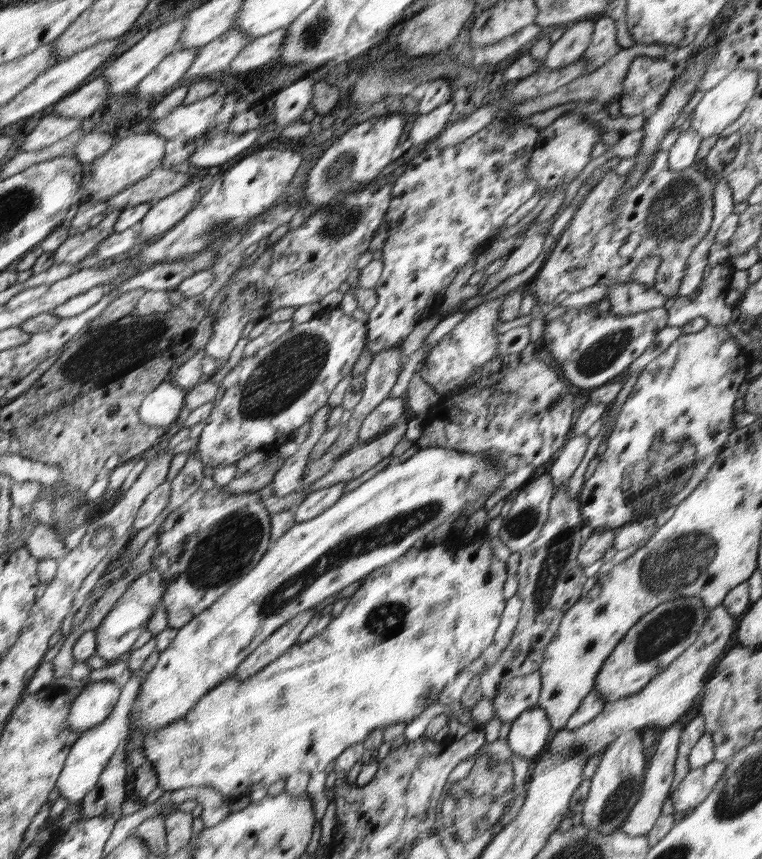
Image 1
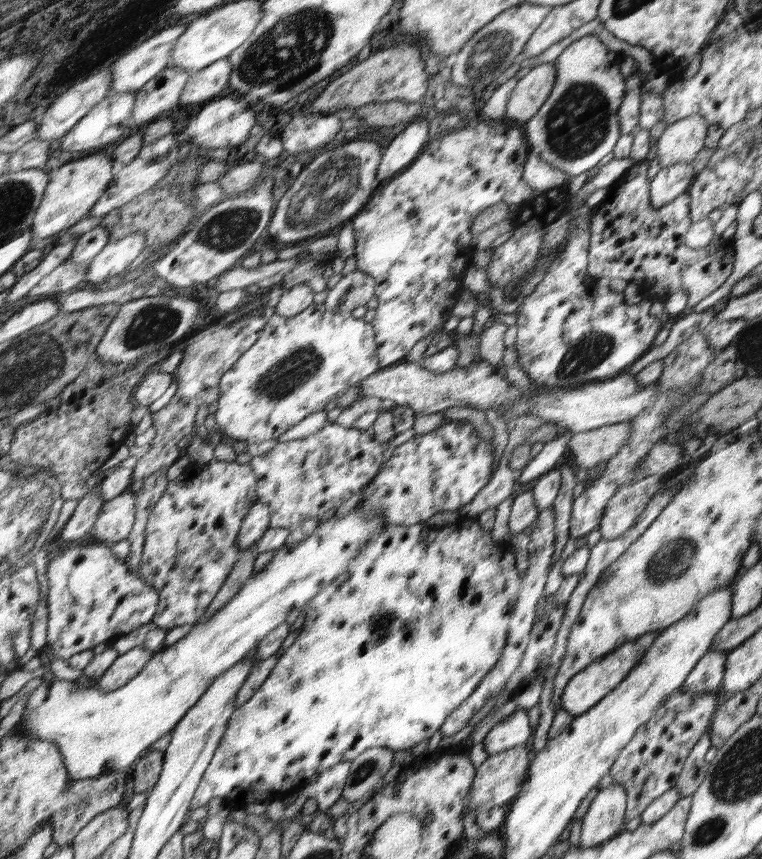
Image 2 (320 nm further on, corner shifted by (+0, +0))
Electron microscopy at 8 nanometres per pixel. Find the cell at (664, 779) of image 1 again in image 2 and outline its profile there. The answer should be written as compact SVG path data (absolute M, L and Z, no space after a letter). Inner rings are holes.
M726 651L706 653L683 682L682 688L685 693L720 692L726 667L726 658Z

